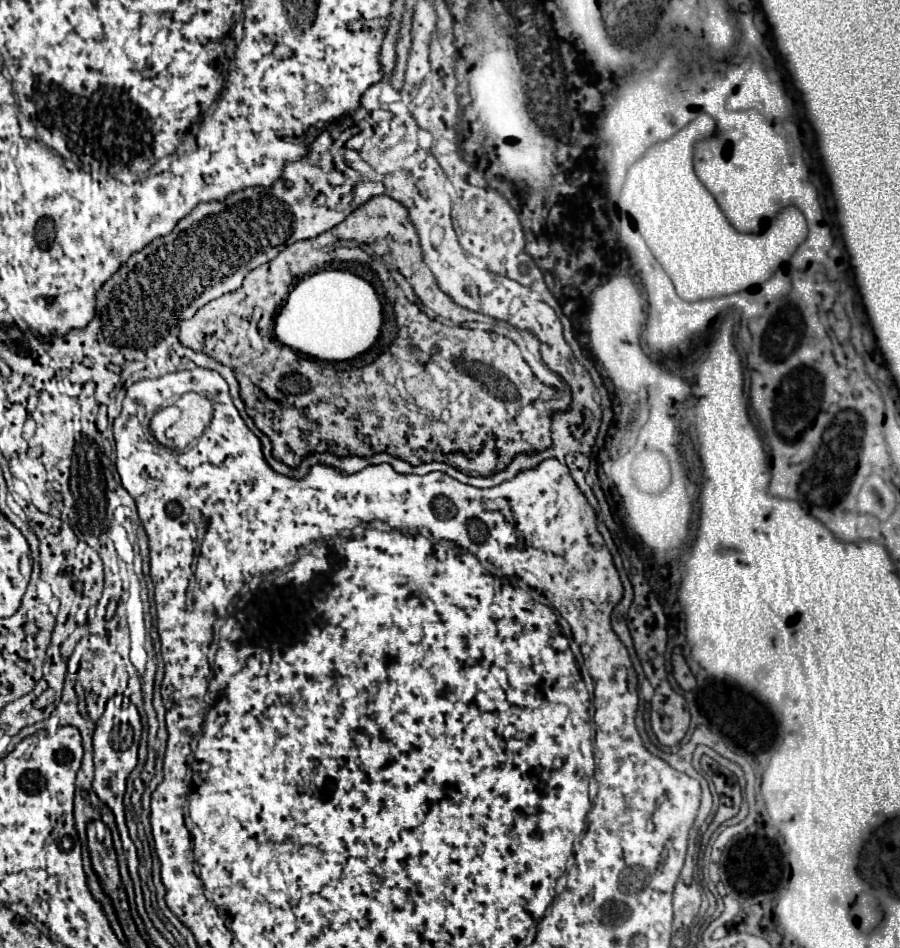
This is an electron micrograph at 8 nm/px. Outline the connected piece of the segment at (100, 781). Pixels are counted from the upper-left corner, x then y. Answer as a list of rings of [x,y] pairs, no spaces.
[[[114,696],[108,700],[106,710],[104,710],[102,718],[98,720],[98,726],[96,726],[96,732],[94,732],[94,768],[96,768],[96,776],[94,776],[92,788],[98,794],[98,798],[114,812],[116,824],[118,824],[118,830],[120,830],[120,838],[122,838],[122,846],[126,846],[126,852],[128,852],[128,870],[130,870],[130,874],[138,874],[138,856],[136,856],[134,842],[128,836],[122,798],[124,798],[124,792],[126,792],[126,780],[128,780],[130,772],[138,764],[138,748],[143,726],[135,706],[134,728],[130,728],[130,724],[124,724],[124,722],[128,723],[128,716],[126,716],[128,712],[124,708],[126,708],[124,700],[118,700]]]

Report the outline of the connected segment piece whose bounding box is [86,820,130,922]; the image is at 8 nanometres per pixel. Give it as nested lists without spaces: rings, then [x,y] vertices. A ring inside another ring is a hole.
[[[92,820],[92,822],[88,822],[86,832],[88,832],[88,850],[90,850],[92,866],[100,878],[104,892],[112,898],[118,918],[124,922],[130,906],[128,906],[128,898],[124,892],[120,872],[118,872],[116,852],[114,852],[110,830],[106,828],[104,822]]]

